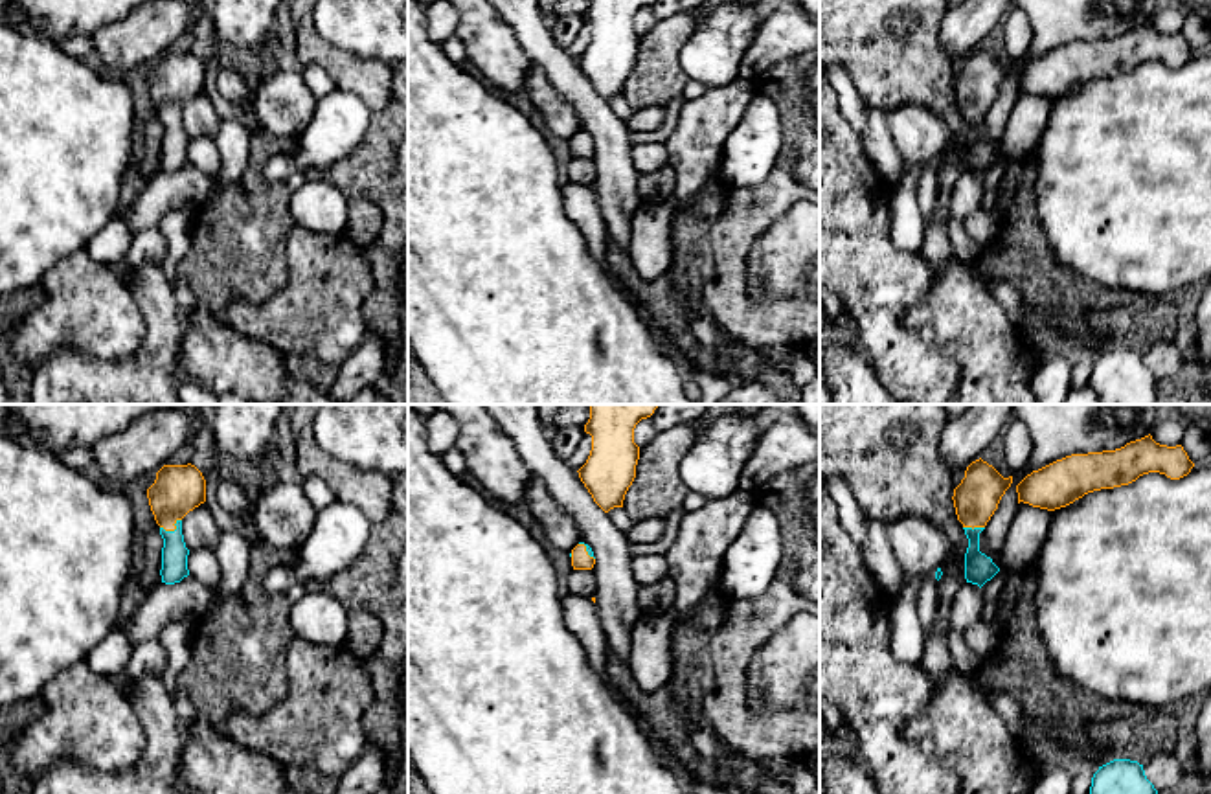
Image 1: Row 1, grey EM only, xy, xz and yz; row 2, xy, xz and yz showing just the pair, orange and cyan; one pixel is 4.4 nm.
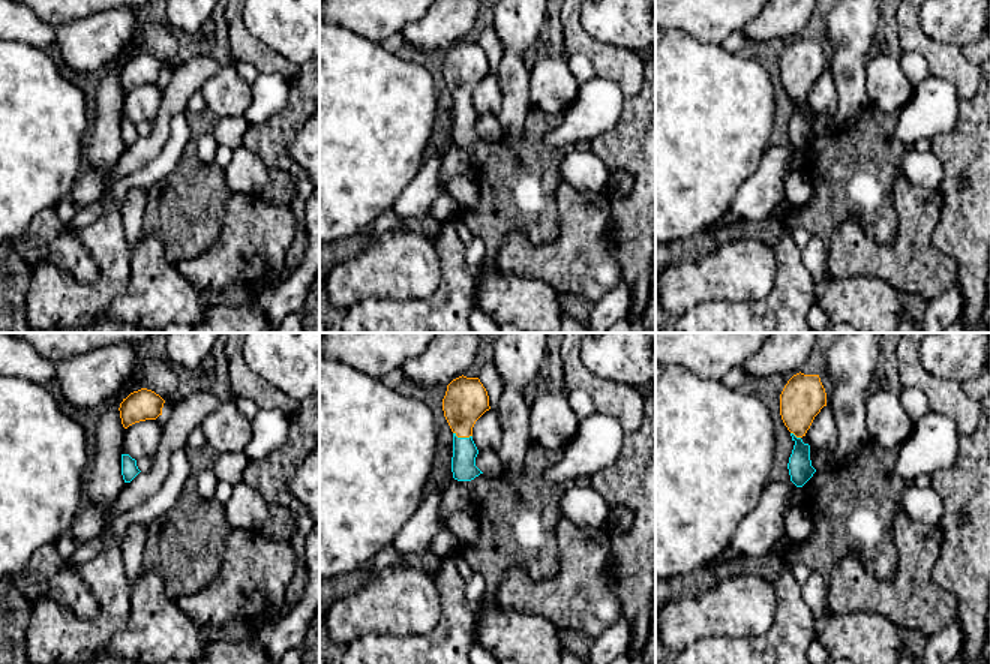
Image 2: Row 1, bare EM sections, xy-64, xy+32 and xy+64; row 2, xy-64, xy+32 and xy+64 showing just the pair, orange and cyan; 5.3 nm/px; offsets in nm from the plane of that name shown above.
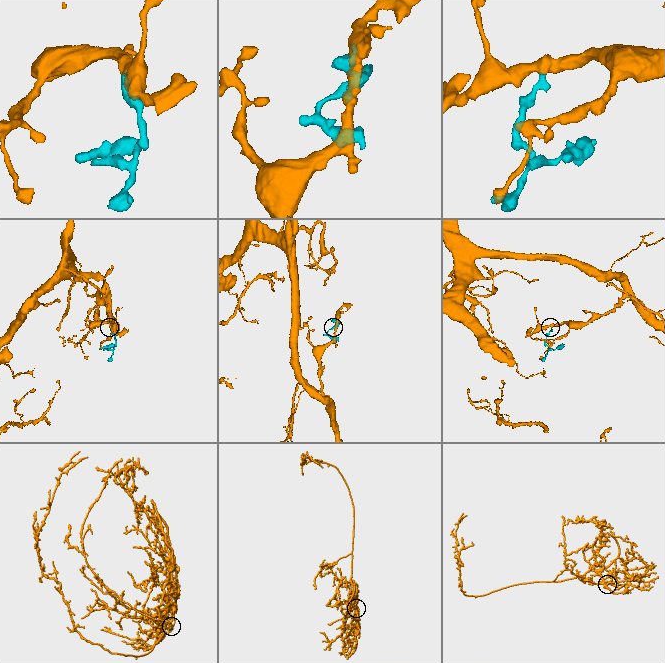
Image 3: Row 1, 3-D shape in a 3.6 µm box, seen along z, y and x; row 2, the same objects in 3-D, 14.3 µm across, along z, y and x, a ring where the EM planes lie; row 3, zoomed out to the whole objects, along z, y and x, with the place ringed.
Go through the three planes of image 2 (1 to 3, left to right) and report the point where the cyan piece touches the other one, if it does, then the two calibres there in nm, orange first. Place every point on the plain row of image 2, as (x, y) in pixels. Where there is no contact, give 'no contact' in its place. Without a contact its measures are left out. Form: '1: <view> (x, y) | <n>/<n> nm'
1: no contact
2: xy+32 (462, 101) | 240/130 nm
3: xy+64 (795, 99) | 240/130 nm

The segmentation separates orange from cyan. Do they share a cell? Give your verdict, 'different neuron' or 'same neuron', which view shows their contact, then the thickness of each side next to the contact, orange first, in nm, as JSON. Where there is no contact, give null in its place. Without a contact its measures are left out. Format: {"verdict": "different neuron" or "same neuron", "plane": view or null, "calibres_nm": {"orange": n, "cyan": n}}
{"verdict": "same neuron", "plane": "xy", "calibres_nm": {"orange": 220, "cyan": 110}}

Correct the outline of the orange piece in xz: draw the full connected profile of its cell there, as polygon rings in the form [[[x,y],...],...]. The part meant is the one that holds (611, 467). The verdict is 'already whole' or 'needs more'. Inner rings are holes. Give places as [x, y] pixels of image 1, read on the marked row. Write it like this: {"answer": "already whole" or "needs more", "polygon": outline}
{"answer": "already whole", "polygon": [[[590,404],[584,432],[592,436],[592,450],[577,472],[605,513],[623,507],[639,459],[634,428],[641,419],[651,417],[656,408],[658,404]]]}

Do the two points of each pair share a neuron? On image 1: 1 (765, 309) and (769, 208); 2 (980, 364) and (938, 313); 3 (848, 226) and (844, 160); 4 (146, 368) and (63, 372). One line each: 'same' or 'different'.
1: same
2: same
3: same
4: same

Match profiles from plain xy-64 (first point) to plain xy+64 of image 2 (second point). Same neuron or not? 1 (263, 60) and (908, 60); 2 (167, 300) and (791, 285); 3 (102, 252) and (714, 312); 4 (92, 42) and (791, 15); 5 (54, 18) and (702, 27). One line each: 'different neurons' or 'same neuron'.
1: different neurons
2: different neurons
3: same neuron
4: same neuron
5: same neuron

